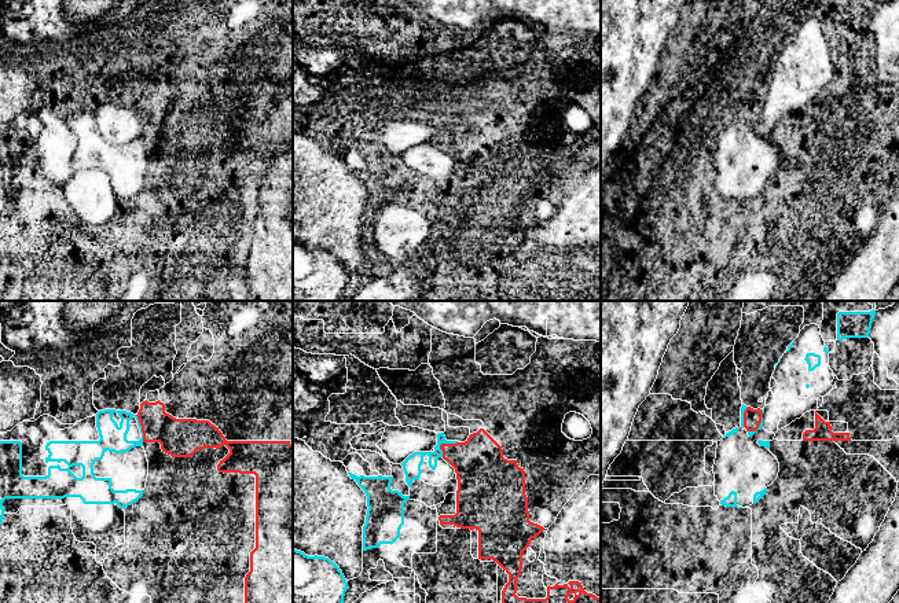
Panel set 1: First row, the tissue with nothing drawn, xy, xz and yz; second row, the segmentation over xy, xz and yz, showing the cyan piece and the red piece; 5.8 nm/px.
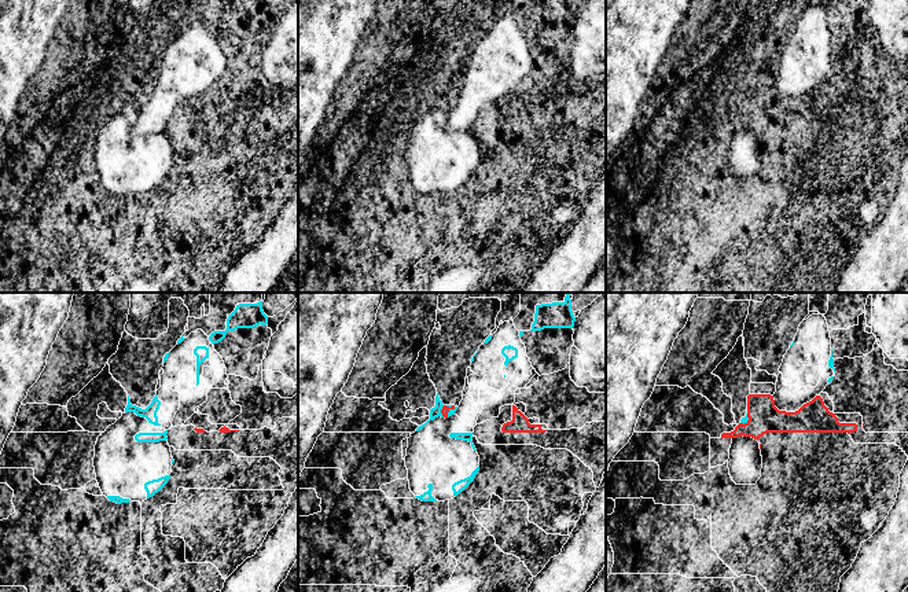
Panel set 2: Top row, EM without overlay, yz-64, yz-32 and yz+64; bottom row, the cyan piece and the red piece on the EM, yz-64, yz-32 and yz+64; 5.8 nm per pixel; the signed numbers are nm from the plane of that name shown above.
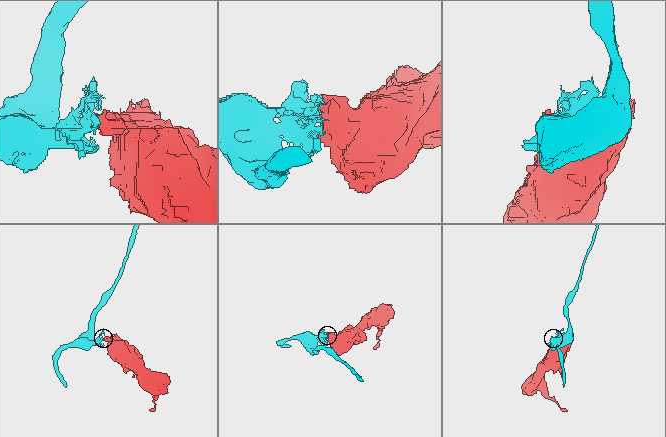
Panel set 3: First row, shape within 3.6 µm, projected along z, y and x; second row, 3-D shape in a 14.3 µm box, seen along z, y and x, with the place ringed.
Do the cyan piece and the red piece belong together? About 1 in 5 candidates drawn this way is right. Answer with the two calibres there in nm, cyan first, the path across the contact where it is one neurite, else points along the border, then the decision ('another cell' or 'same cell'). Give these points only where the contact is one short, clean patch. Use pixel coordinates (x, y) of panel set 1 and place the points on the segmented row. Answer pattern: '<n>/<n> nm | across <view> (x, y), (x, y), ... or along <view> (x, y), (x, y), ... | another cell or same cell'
110/300 nm | along xz (457, 441), (441, 444), (441, 456) | another cell

